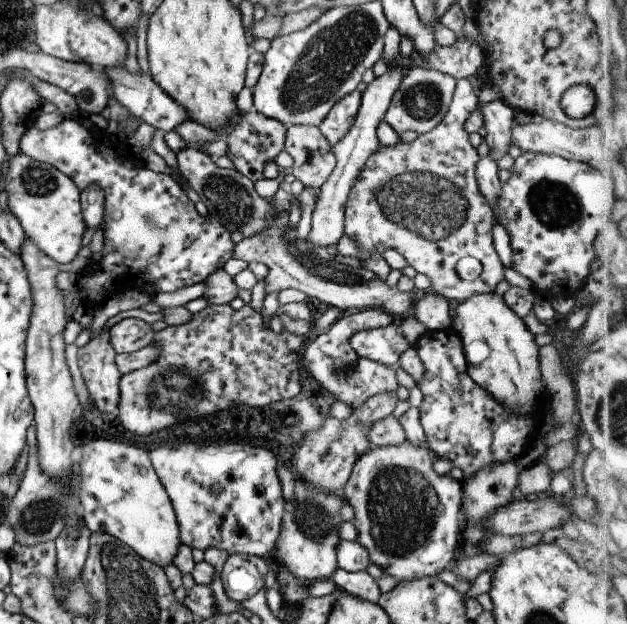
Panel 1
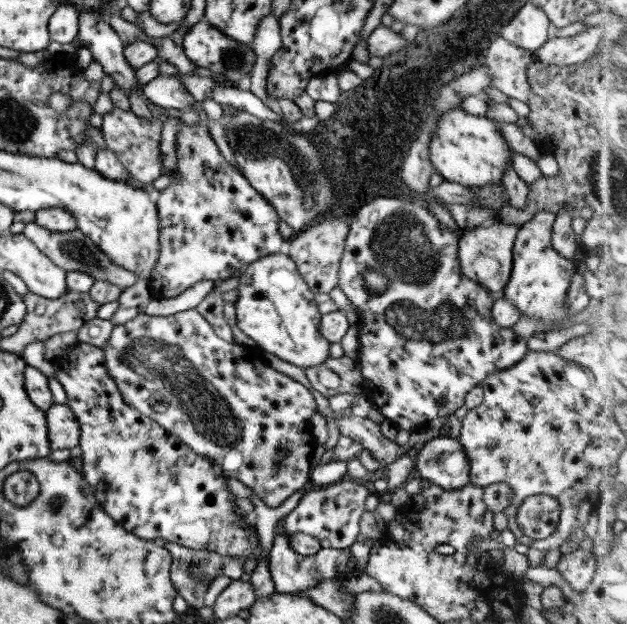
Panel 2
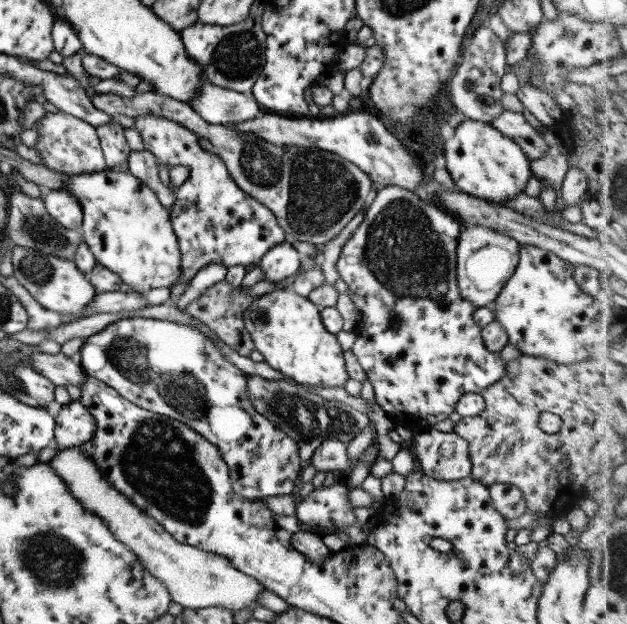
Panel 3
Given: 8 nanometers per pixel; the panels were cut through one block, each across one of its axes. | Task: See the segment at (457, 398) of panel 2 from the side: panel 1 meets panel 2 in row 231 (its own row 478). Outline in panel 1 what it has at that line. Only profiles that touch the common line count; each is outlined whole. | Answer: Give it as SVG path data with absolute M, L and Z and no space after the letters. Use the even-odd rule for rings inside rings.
M407 440L396 447L374 447L355 461L350 479L341 492L355 511L351 524L358 532L356 541L366 548L371 563L399 582L437 577L461 545L462 530L467 522L461 510L463 488L448 474L439 476L434 472L432 465L437 459L428 447L412 445Z

